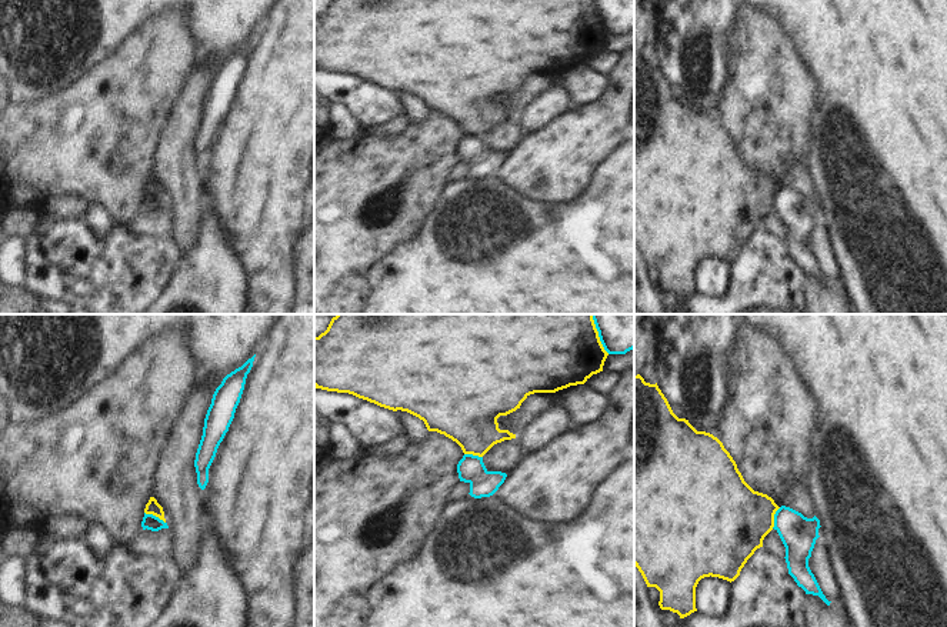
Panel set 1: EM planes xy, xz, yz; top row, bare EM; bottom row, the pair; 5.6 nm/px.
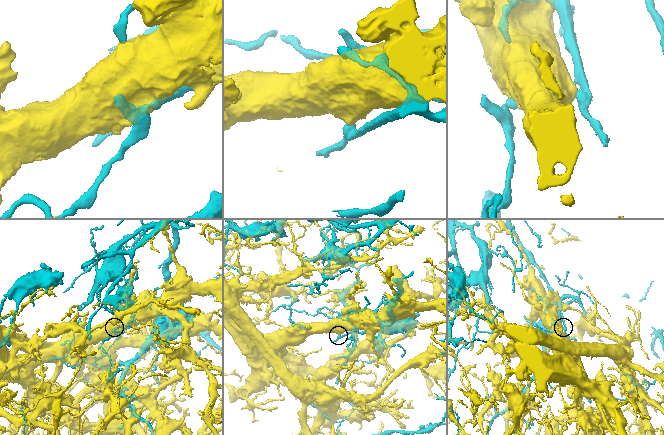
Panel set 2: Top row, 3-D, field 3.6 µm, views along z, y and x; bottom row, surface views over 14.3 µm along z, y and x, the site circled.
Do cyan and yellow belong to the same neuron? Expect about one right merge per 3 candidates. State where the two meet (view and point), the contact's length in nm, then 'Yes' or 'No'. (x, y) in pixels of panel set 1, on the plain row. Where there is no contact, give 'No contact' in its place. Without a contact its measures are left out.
Touches cyan at xy (154, 196). Shared border 140 nm. No

